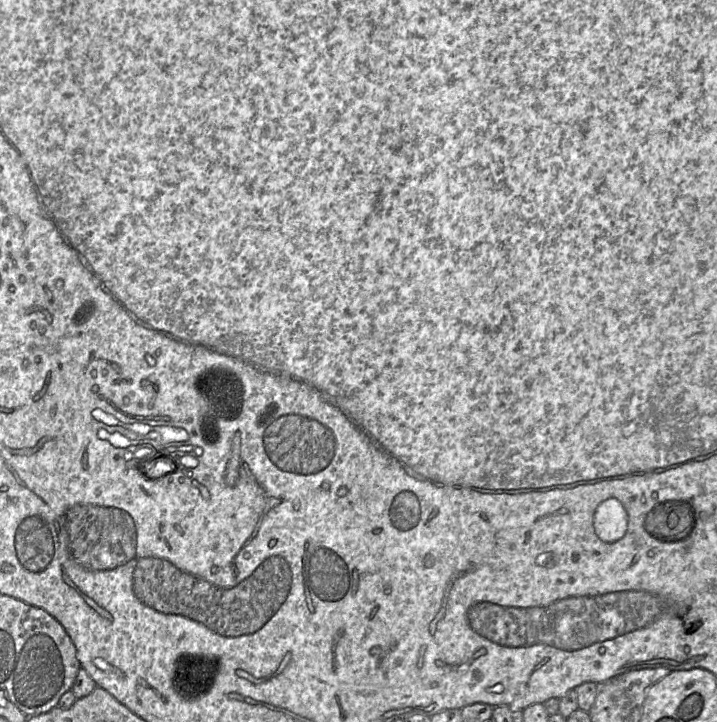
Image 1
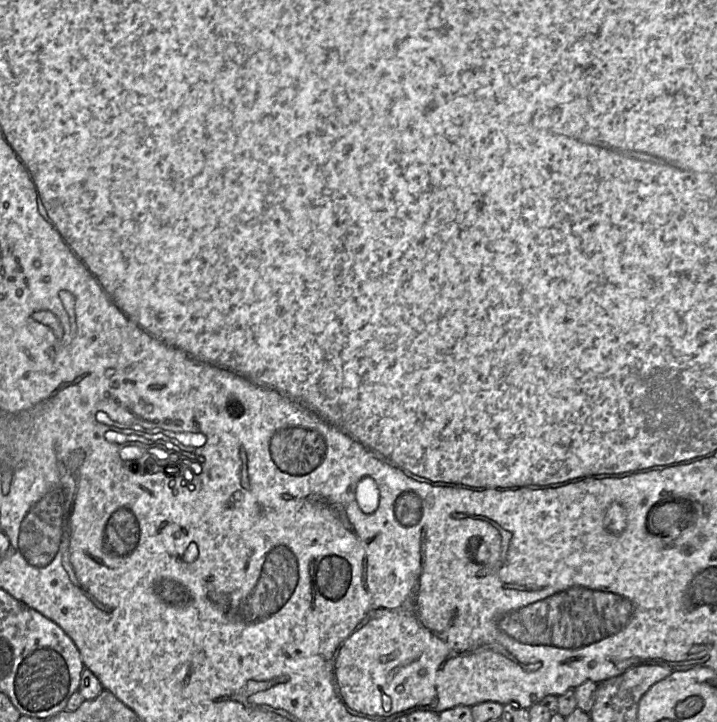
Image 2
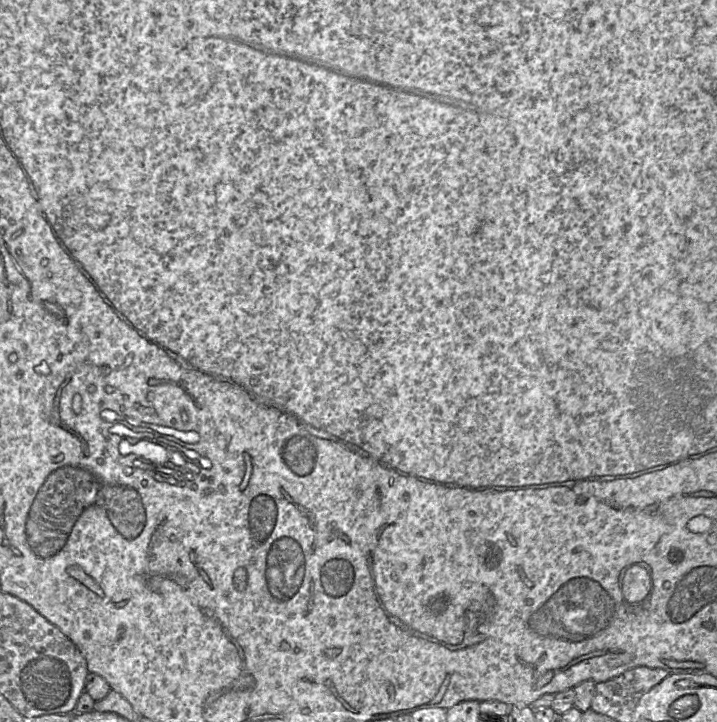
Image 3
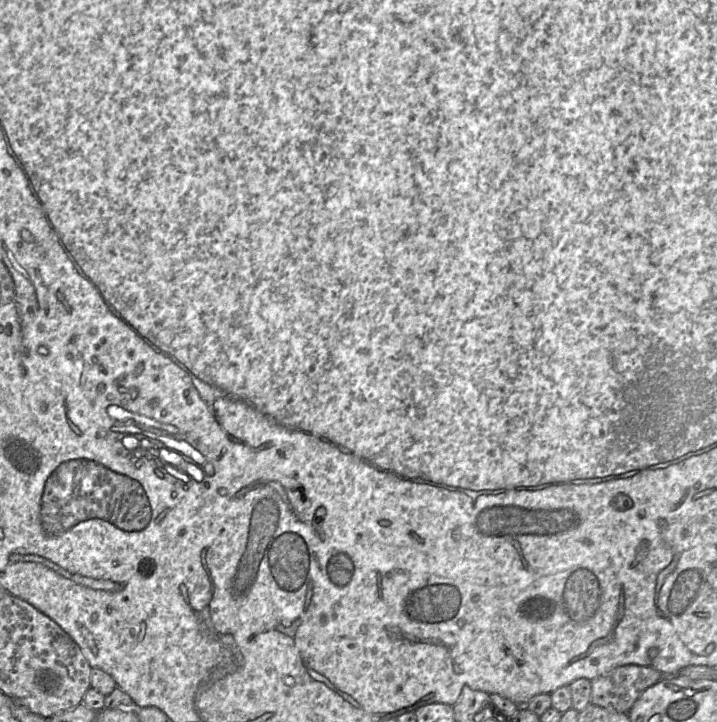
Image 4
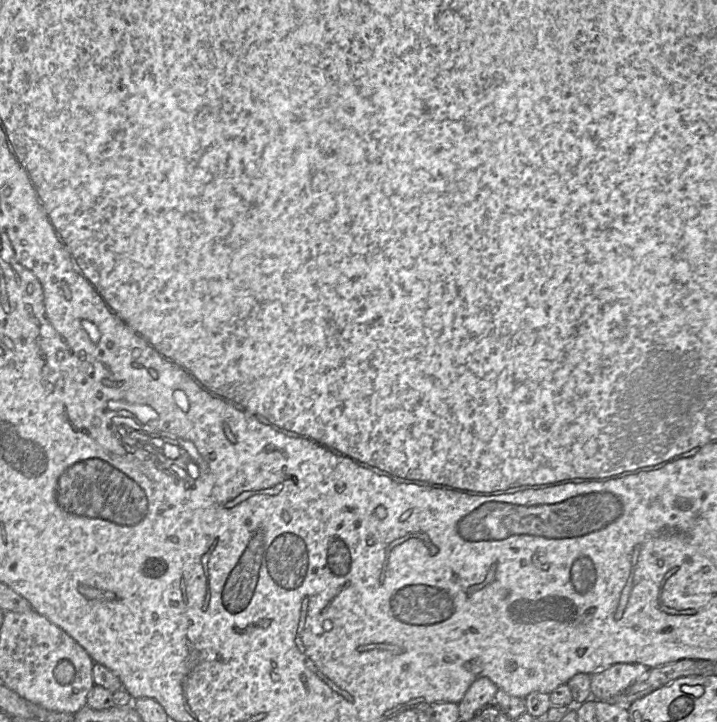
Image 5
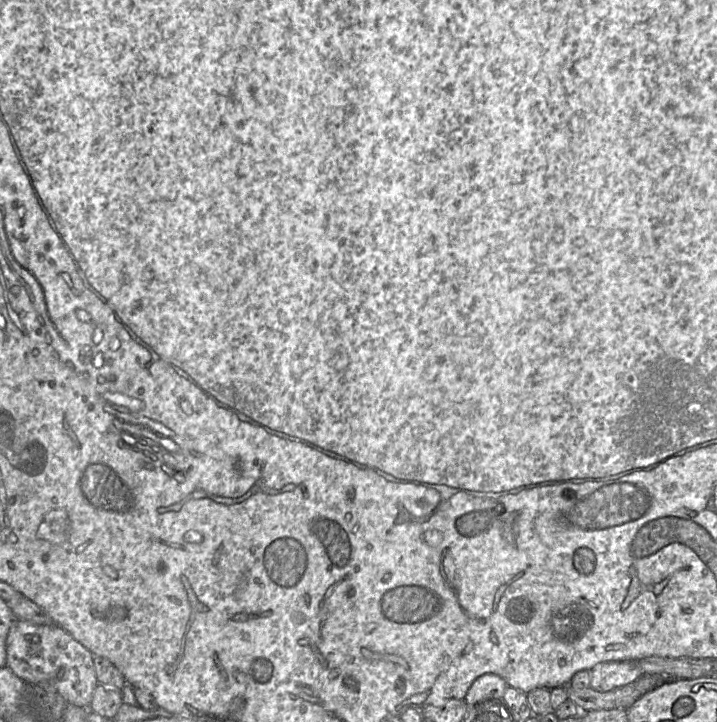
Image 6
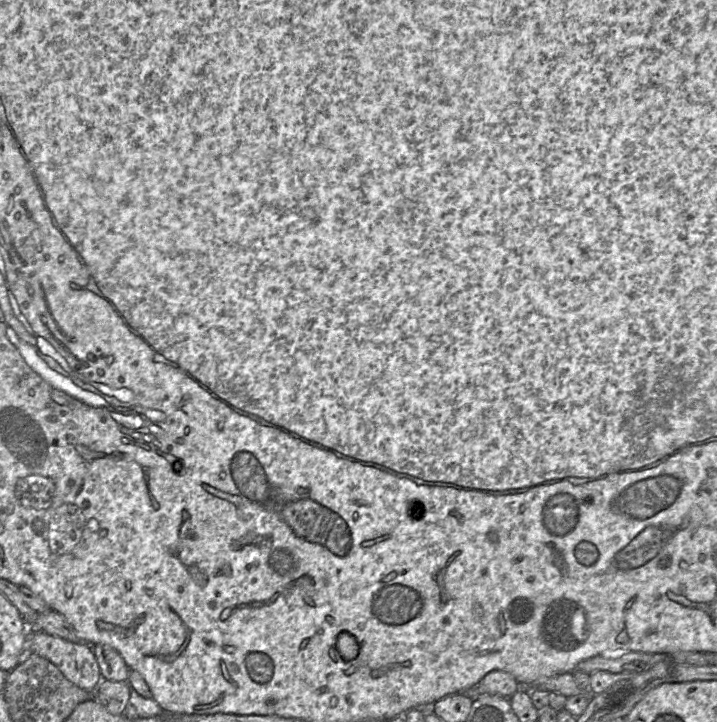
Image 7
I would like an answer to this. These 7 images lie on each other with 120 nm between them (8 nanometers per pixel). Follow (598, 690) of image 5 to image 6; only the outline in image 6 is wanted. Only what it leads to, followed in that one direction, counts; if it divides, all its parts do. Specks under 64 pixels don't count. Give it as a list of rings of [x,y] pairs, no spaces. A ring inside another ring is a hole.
[[[613,661],[599,663],[591,669],[590,687],[607,692],[637,680],[643,671],[638,661]]]

